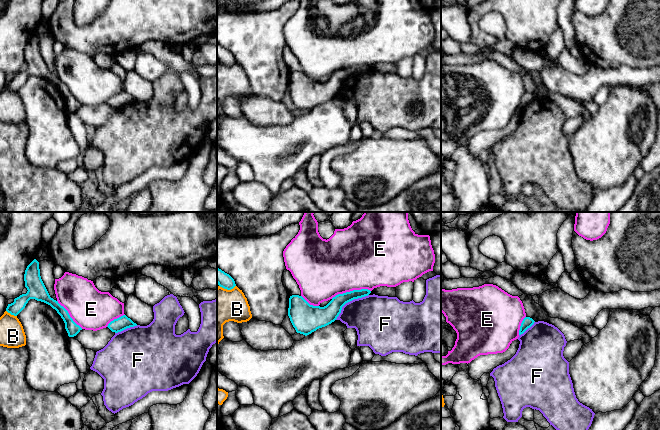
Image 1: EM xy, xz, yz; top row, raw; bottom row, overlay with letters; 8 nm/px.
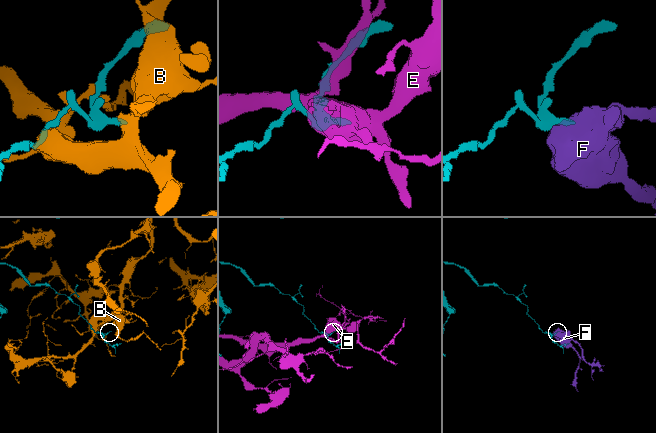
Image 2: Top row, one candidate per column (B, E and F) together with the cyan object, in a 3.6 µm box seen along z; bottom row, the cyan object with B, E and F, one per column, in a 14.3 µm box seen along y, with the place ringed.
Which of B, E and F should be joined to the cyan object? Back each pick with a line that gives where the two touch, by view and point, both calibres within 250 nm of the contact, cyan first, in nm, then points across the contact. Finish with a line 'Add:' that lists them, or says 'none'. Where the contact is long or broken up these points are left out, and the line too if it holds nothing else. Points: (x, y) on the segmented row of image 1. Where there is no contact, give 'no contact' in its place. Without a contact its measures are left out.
Add: none

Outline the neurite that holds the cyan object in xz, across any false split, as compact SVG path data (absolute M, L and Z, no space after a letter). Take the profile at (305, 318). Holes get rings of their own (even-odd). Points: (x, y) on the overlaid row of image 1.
M361 289L338 294L324 307L310 305L302 296L292 295L289 298L288 316L296 332L307 336L334 322L346 303L370 293L368 289Z

